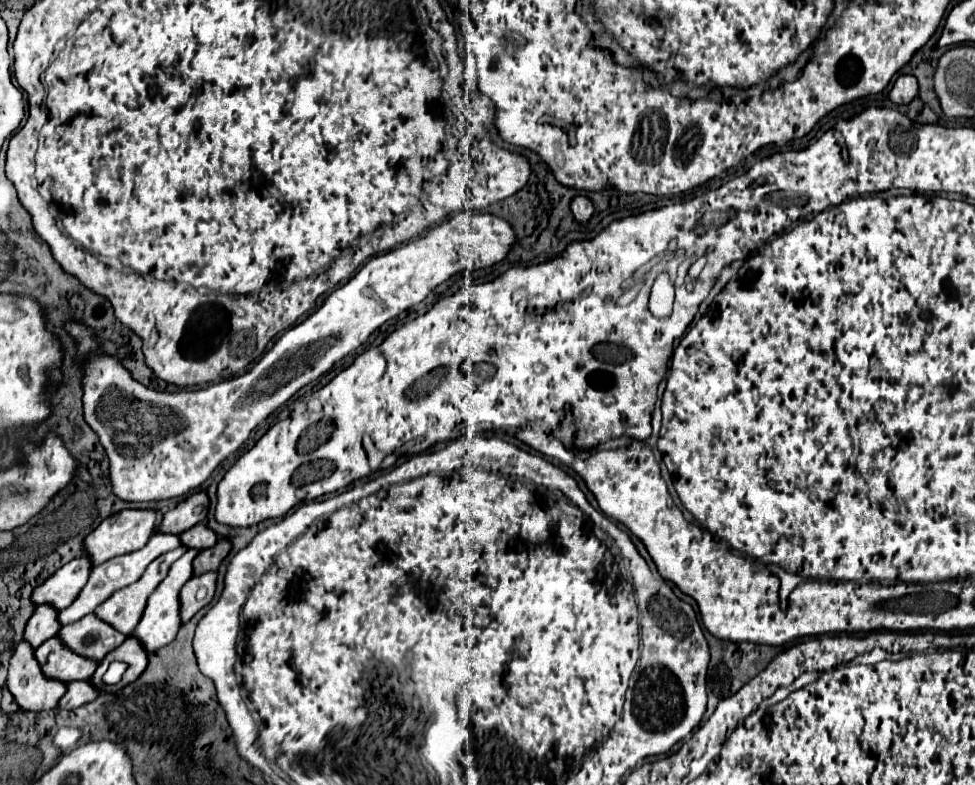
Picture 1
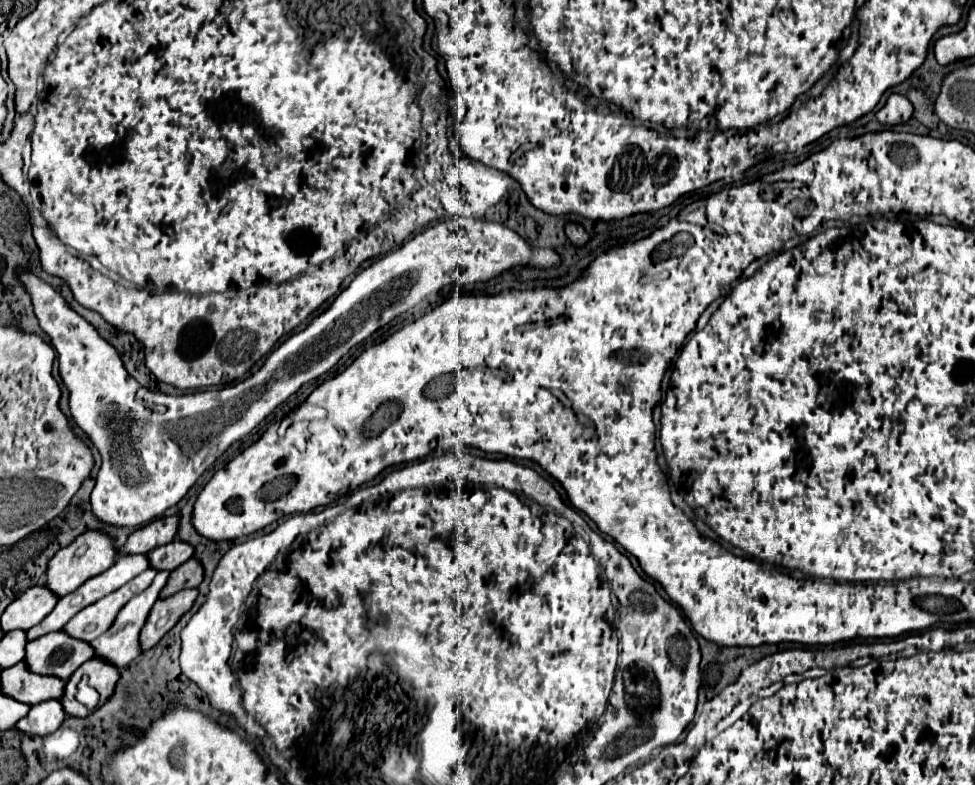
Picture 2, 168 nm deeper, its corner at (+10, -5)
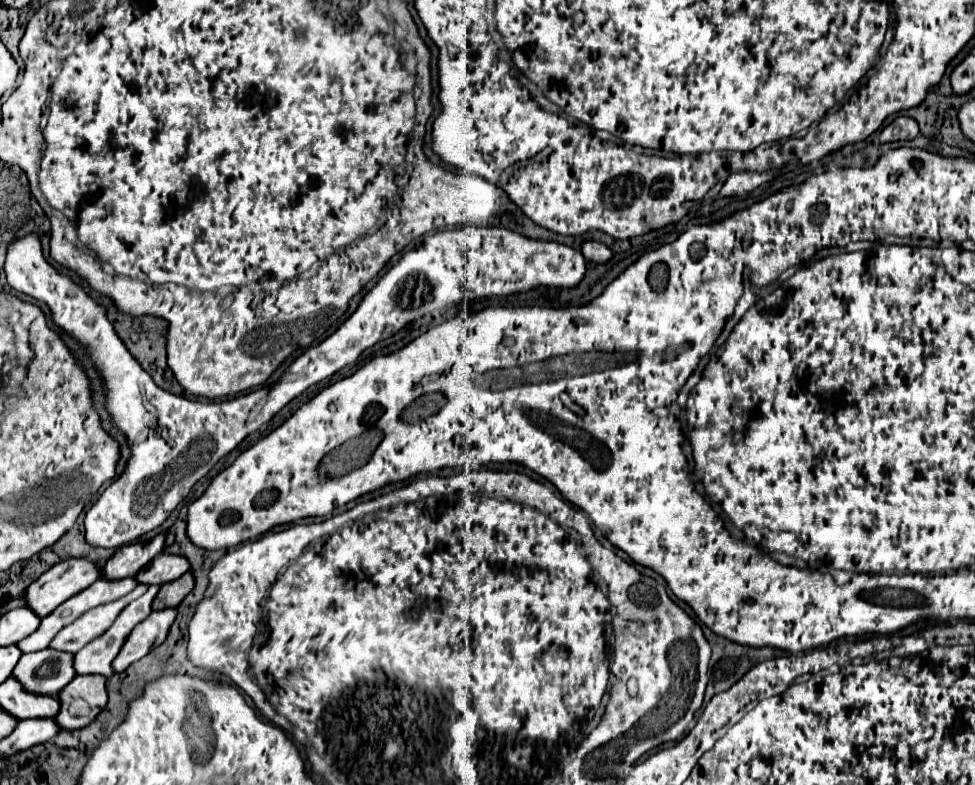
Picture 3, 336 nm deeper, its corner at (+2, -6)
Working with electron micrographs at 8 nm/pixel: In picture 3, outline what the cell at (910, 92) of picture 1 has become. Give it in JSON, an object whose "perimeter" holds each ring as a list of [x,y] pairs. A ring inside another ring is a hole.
{"perimeter":[[[896,117],[894,123],[886,125],[880,131],[880,143],[892,143],[892,141],[906,141],[914,139],[918,135],[918,123],[912,117]]]}

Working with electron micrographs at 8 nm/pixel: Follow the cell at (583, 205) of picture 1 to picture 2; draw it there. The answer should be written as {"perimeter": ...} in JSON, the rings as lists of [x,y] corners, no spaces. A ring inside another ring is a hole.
{"perimeter":[[[568,224],[568,226],[566,226],[566,236],[568,236],[568,240],[570,240],[574,246],[578,246],[578,248],[586,246],[588,240],[590,240],[588,232],[586,232],[580,224]]]}

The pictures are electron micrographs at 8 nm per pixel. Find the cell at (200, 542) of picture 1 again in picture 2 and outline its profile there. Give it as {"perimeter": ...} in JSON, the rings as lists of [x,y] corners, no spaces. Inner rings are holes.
{"perimeter":[[[174,540],[174,542],[168,542],[168,544],[164,544],[164,546],[148,552],[146,556],[148,556],[150,568],[172,572],[174,568],[178,568],[180,564],[184,564],[186,560],[190,560],[194,556],[194,550],[186,542]]]}

